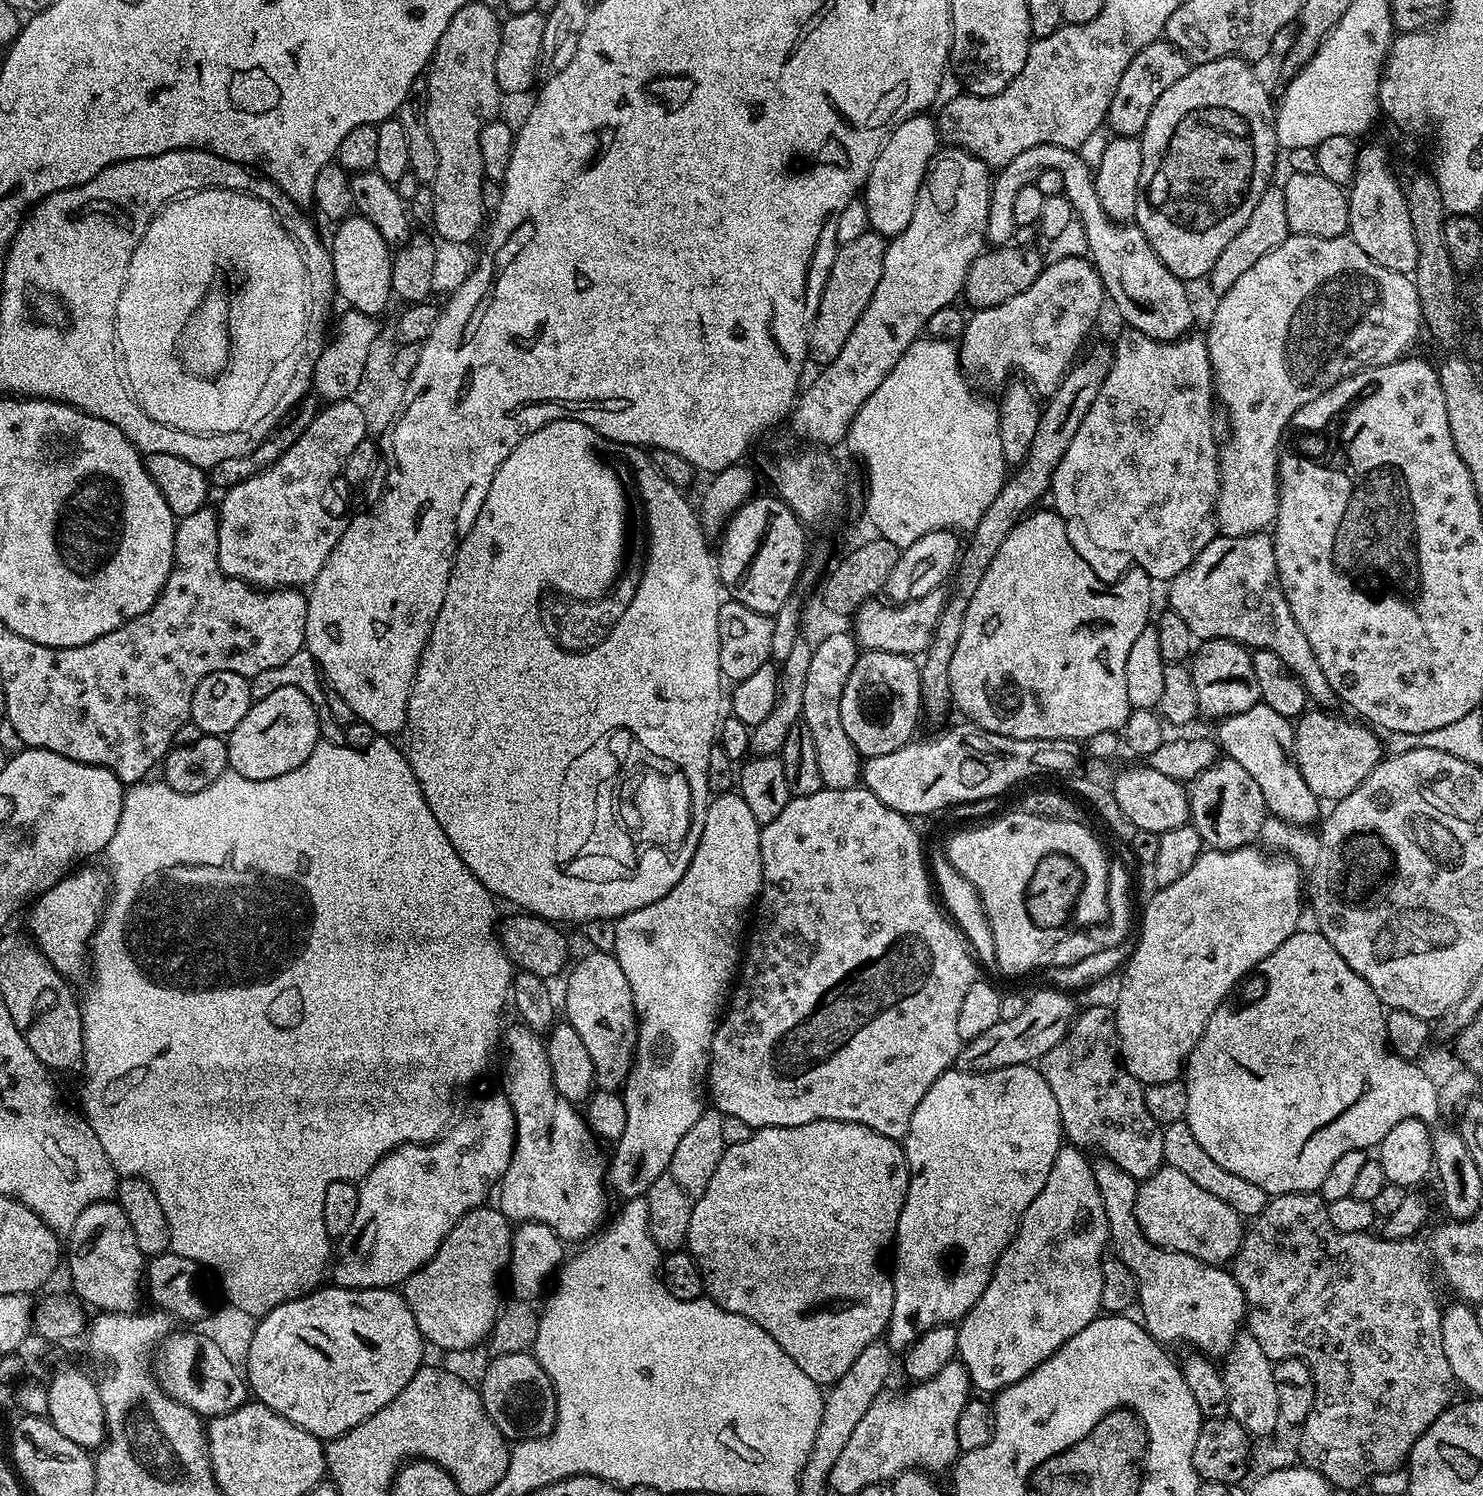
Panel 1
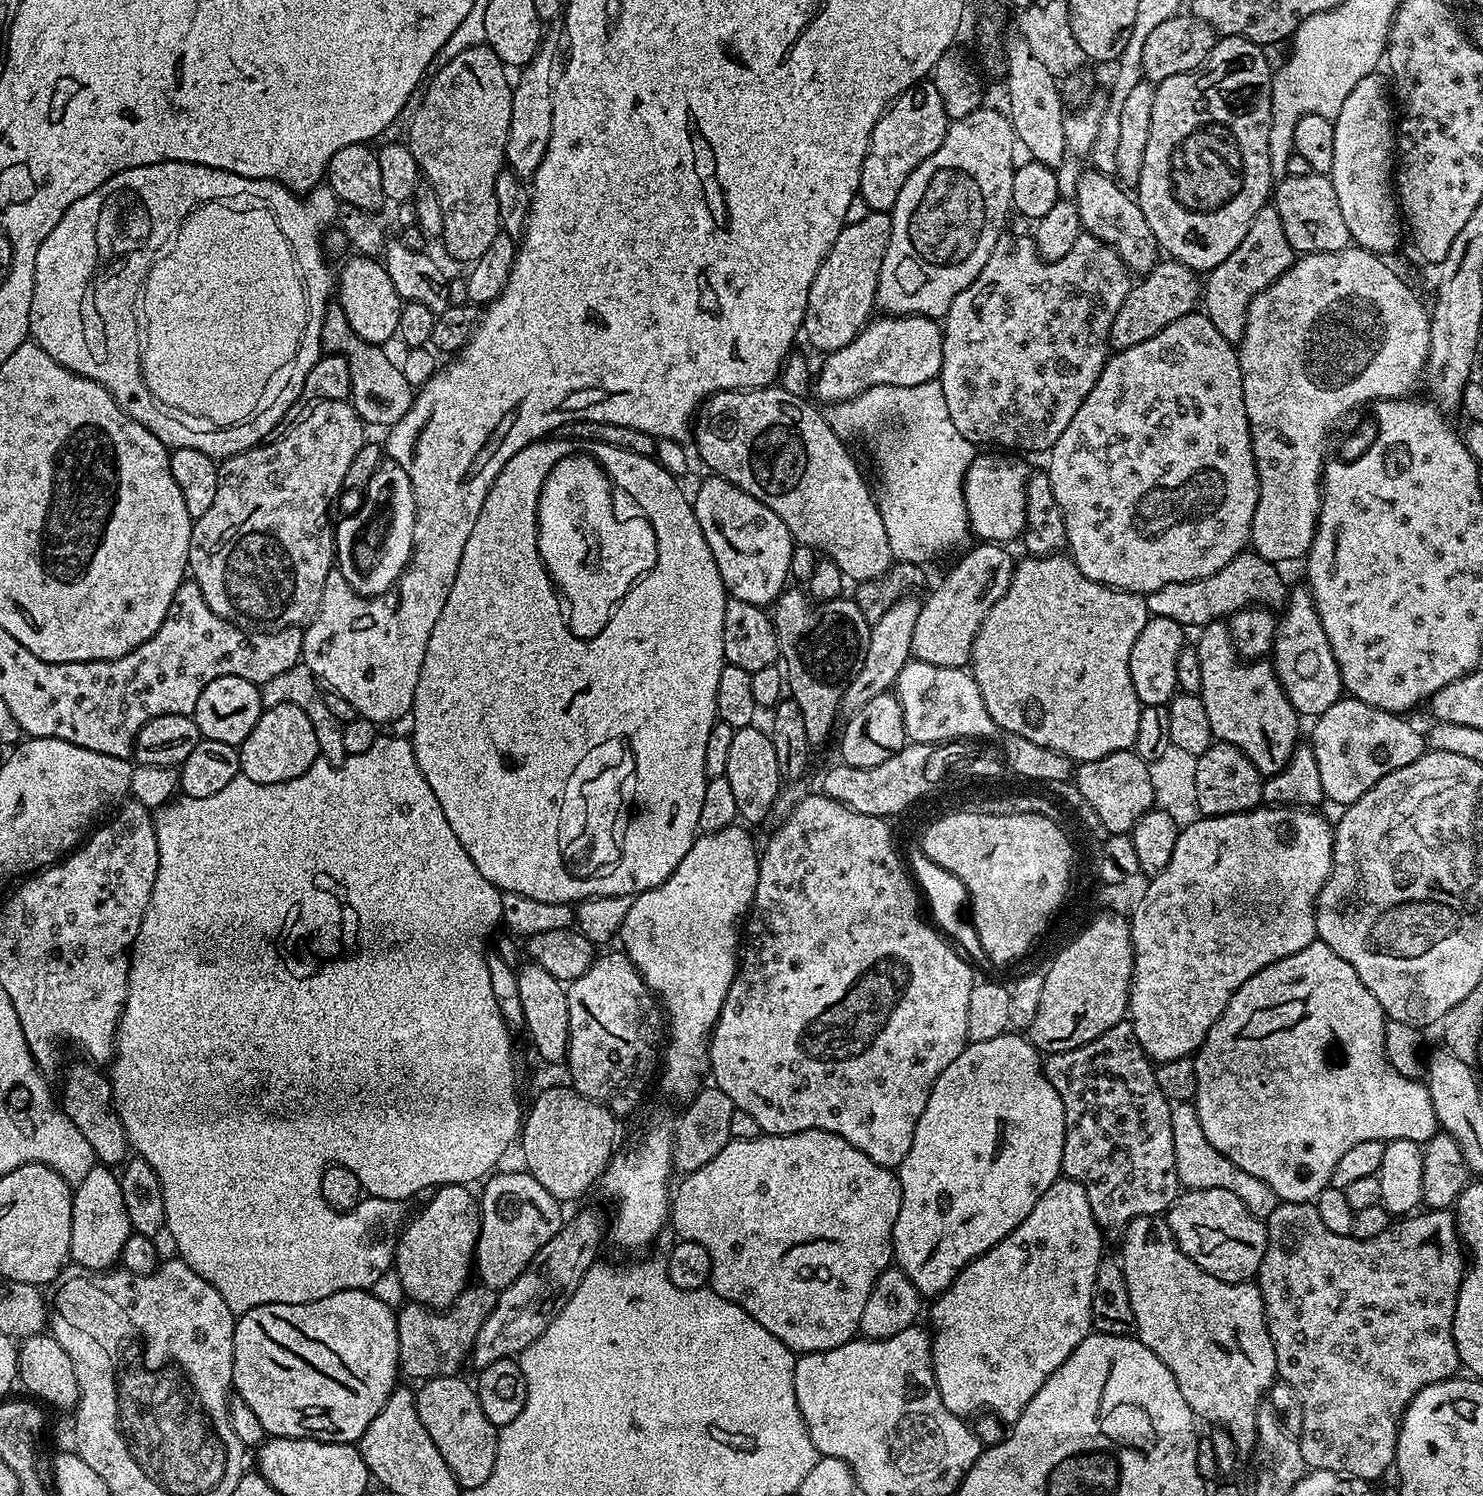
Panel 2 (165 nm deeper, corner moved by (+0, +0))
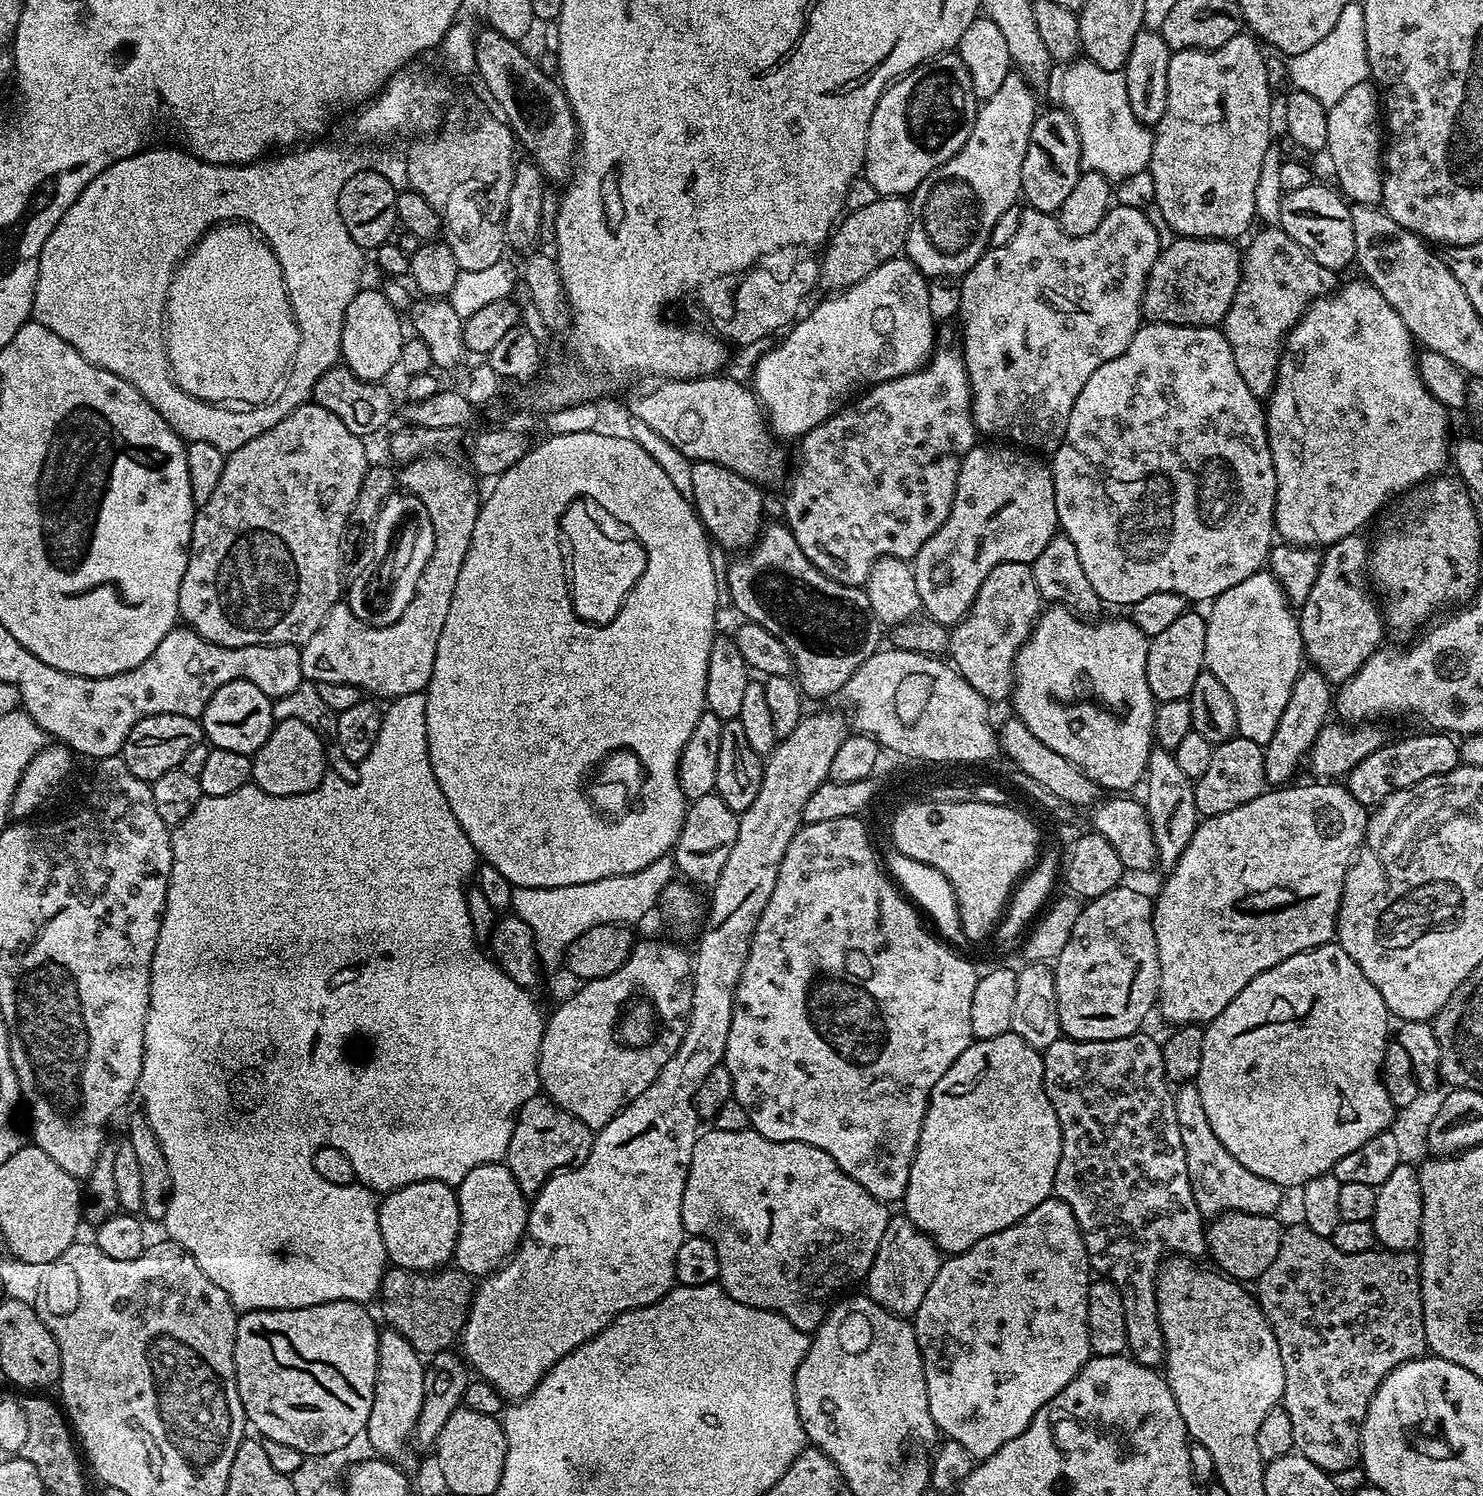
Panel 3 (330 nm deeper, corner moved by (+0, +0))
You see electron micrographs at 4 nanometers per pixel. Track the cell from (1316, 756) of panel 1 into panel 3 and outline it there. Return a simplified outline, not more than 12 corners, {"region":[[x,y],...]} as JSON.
{"region":[[1451,735],[1386,742],[1346,777],[1358,802],[1381,804],[1460,763]]}

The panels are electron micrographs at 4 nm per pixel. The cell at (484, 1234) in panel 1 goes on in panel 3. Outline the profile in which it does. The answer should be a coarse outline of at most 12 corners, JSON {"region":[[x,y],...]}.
{"region":[[423,1180],[379,1201],[389,1265],[453,1259],[456,1188]]}

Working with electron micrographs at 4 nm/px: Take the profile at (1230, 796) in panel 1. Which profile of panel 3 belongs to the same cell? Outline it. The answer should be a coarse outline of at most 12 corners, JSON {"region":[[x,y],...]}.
{"region":[[1237,734],[1213,747],[1194,782],[1204,818],[1265,788],[1262,745]]}

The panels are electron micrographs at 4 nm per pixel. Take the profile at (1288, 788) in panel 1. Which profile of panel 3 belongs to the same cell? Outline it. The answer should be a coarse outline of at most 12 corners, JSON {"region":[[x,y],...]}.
{"region":[[1267,570],[1211,601],[1204,667],[1237,733],[1274,738],[1306,664]]}

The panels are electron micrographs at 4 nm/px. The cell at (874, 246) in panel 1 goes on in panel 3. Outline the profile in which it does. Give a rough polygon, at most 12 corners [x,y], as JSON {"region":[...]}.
{"region":[[877,195],[835,225],[819,287],[839,294],[903,253],[912,209]]}

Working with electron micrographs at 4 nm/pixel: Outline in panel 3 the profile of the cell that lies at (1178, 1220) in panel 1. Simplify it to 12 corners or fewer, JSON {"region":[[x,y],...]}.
{"region":[[1221,1212],[1206,1252],[1223,1275],[1259,1280],[1278,1254],[1275,1215]]}

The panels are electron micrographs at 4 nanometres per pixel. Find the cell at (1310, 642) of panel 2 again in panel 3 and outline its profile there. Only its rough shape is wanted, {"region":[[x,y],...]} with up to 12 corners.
{"region":[[1360,534],[1323,549],[1298,608],[1307,663],[1333,686],[1386,633]]}

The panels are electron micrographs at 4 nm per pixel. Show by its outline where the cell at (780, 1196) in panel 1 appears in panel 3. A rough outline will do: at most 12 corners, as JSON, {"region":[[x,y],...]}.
{"region":[[701,1131],[719,1287],[812,1334],[890,1219],[818,1146]]}

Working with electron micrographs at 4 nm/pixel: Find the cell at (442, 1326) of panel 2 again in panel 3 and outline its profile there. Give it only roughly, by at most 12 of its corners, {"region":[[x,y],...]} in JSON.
{"region":[[389,1267],[380,1312],[421,1357],[457,1341],[473,1277]]}

